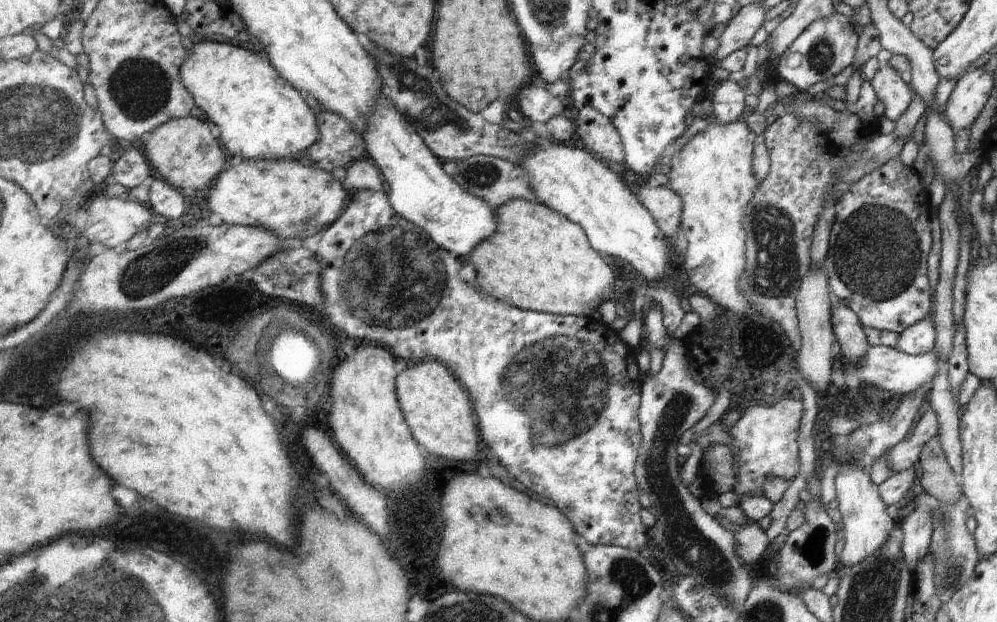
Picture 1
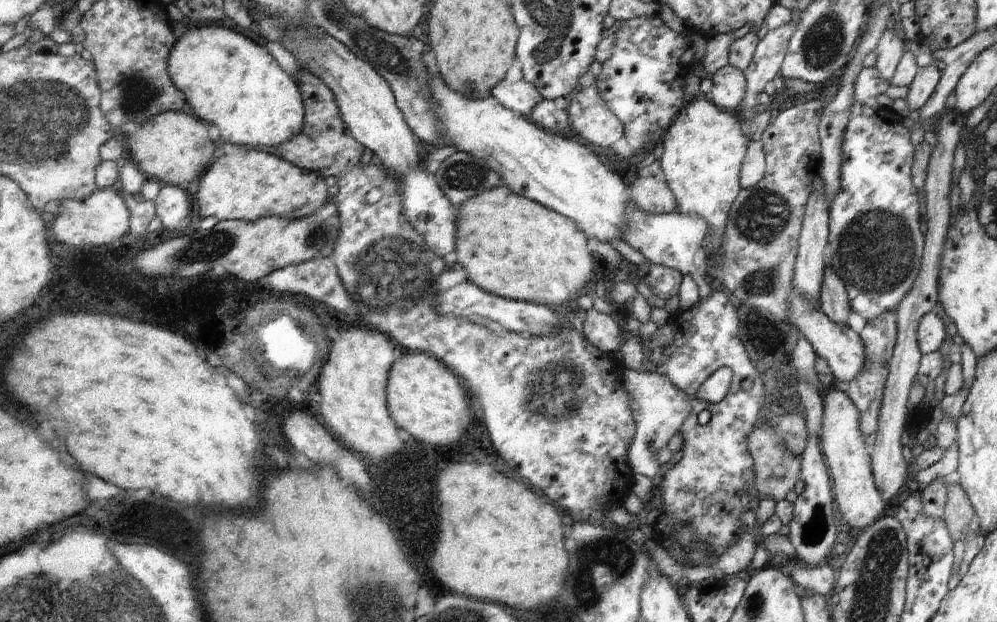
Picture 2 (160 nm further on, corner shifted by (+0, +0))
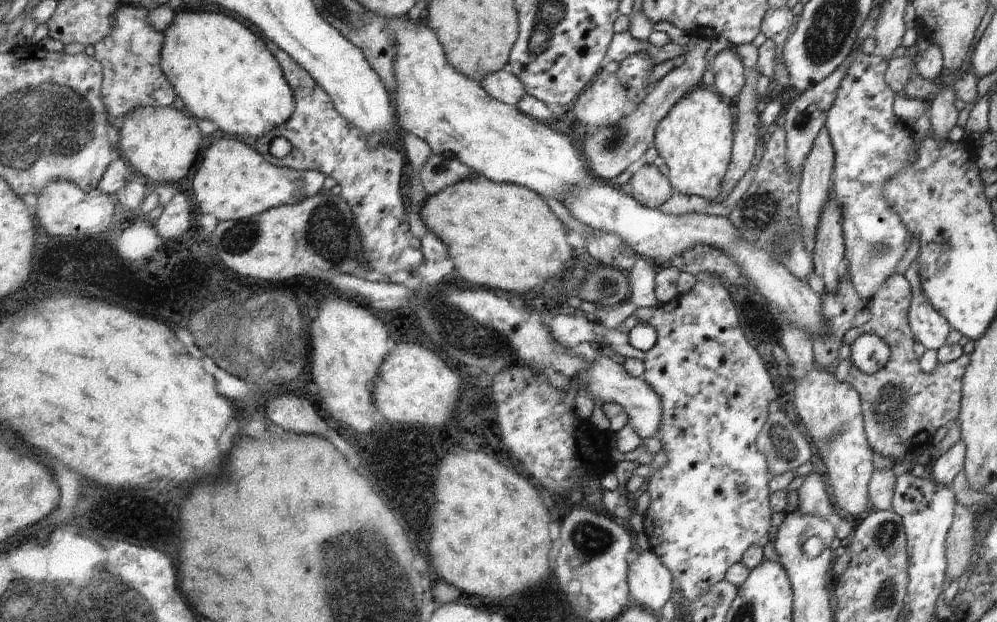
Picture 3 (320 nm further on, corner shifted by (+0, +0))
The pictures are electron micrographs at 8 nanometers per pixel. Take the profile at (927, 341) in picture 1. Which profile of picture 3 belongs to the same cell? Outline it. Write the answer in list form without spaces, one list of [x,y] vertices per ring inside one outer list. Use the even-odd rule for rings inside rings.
[[[915,258],[903,275],[909,281],[913,298],[910,304],[908,323],[915,340],[926,350],[938,351],[946,344],[950,324],[930,305],[928,298],[922,293],[920,274],[918,274],[918,258]]]

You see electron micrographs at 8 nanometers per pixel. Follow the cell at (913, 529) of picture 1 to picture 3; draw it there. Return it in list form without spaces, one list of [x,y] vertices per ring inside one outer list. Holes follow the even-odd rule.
[[[958,441],[939,457],[935,456],[932,461],[932,474],[934,482],[940,486],[950,486],[959,472],[963,470],[966,455],[966,446],[964,442]]]

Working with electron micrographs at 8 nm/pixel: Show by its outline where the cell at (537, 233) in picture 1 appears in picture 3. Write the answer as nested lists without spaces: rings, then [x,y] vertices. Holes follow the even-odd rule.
[[[478,174],[474,178],[468,178],[468,180],[460,182],[460,184],[456,184],[456,186],[448,186],[446,190],[442,190],[442,192],[436,194],[436,196],[428,196],[420,212],[428,230],[436,232],[436,234],[448,244],[448,247],[450,248],[450,257],[456,262],[457,276],[478,286],[498,288],[506,291],[506,293],[514,294],[515,296],[536,296],[536,292],[541,288],[543,283],[546,281],[554,282],[555,278],[564,275],[564,270],[568,270],[576,263],[576,256],[574,256],[574,249],[576,248],[568,242],[570,230],[566,227],[566,224],[554,214],[554,210],[550,208],[547,200],[542,198],[538,192],[534,192],[534,190],[530,190],[530,188],[526,188],[526,186],[518,186],[518,184],[502,184]]]

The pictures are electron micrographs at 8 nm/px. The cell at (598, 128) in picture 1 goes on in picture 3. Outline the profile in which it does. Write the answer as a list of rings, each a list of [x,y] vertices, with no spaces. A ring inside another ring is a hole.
[[[604,71],[577,99],[572,111],[591,131],[618,126],[630,111],[628,88],[617,73]]]

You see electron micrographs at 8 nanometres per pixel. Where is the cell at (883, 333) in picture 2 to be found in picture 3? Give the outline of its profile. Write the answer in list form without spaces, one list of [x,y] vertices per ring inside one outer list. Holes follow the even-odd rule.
[[[894,274],[886,280],[886,286],[882,286],[882,290],[878,290],[878,294],[872,298],[870,312],[870,321],[860,327],[852,328],[846,332],[843,337],[844,342],[850,344],[856,342],[860,336],[864,334],[874,334],[878,338],[882,338],[886,342],[886,346],[890,348],[890,360],[886,362],[886,366],[873,374],[865,374],[860,372],[852,362],[839,362],[835,369],[834,376],[838,382],[847,384],[858,392],[864,431],[866,434],[868,445],[872,451],[880,453],[885,459],[891,458],[894,465],[900,463],[904,452],[920,451],[927,446],[932,445],[932,438],[939,427],[951,421],[957,420],[959,416],[959,408],[961,403],[962,378],[968,364],[970,362],[970,353],[965,351],[960,358],[946,364],[937,364],[936,369],[930,373],[923,373],[919,366],[919,359],[914,355],[912,343],[915,338],[911,332],[908,323],[908,314],[910,304],[913,298],[913,292],[909,281],[903,275]]]

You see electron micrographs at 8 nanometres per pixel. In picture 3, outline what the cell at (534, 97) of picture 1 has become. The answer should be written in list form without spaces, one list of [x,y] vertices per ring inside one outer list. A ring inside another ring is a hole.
[[[508,70],[490,74],[480,84],[489,91],[490,95],[509,106],[519,107],[520,100],[524,96],[528,96],[526,84],[516,74],[510,73]]]

